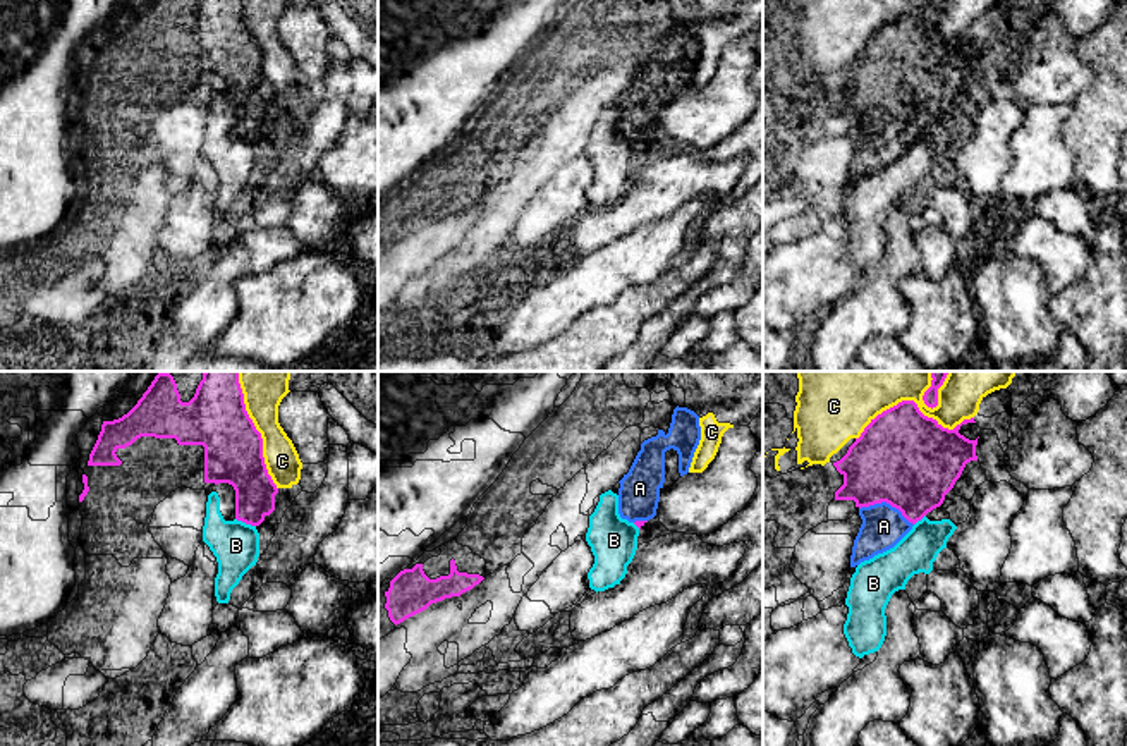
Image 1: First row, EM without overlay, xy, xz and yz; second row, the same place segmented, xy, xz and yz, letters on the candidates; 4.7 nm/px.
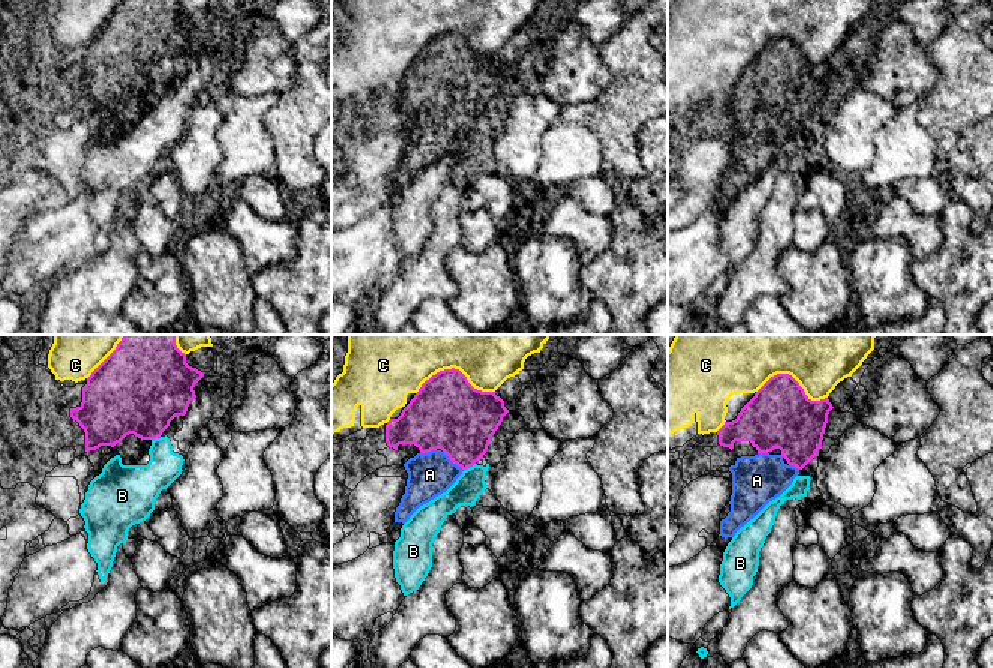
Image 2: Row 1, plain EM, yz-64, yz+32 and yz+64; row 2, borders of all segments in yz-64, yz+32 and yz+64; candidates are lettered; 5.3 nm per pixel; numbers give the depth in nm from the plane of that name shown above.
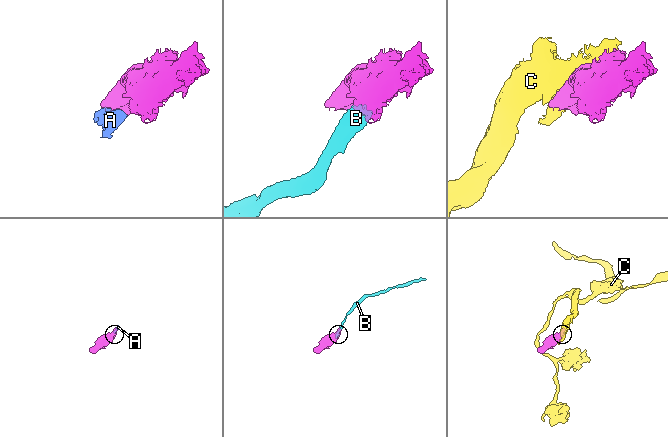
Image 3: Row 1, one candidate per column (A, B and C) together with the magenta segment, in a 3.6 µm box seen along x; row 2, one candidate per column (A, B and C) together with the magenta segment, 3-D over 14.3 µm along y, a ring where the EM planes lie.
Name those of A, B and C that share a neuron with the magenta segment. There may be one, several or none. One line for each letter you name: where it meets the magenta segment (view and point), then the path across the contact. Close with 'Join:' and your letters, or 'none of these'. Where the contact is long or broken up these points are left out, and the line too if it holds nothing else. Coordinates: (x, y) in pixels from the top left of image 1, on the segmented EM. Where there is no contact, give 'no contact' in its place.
A: meets magenta in yz at (887, 502)
Join: A

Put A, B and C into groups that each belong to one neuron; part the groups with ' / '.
A / B / C

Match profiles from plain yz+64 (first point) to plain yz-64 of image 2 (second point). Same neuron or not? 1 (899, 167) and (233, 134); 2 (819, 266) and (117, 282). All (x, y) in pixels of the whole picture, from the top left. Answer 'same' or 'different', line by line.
1: same
2: different

